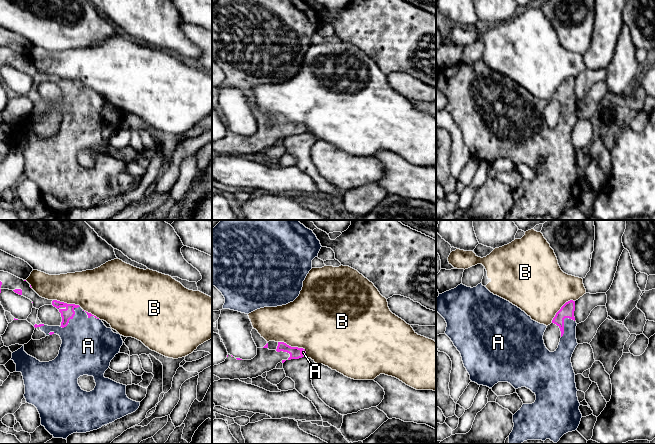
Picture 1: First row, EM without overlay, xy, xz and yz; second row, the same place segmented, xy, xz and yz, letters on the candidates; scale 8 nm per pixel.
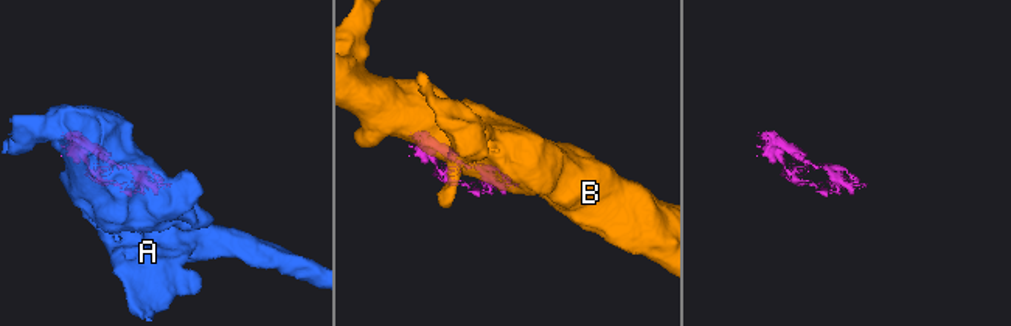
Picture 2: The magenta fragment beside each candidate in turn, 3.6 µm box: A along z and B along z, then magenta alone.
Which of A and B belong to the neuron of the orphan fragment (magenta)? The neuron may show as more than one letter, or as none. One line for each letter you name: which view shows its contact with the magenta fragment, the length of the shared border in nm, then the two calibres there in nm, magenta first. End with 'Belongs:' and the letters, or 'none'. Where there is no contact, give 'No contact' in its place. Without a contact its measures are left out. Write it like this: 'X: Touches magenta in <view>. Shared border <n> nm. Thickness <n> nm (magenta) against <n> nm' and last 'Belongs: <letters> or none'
A: Touches magenta in xy. Shared border 240 nm. Thickness 90 nm (magenta) against 420 nm
Belongs: A

